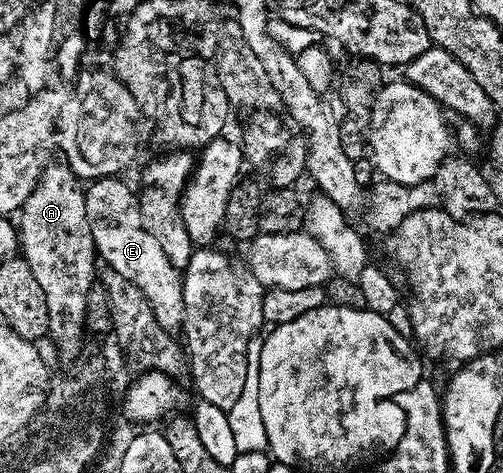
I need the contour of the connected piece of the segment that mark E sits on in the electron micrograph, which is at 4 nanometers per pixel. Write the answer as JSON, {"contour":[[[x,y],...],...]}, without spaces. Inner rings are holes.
{"contour":[[[114,176],[88,183],[85,203],[89,209],[89,221],[93,223],[93,243],[108,269],[119,272],[119,276],[131,280],[131,284],[143,292],[161,327],[170,332],[180,331],[183,320],[182,271],[167,258],[163,244],[147,225],[147,214],[141,211],[136,192],[121,181],[125,180]]]}

